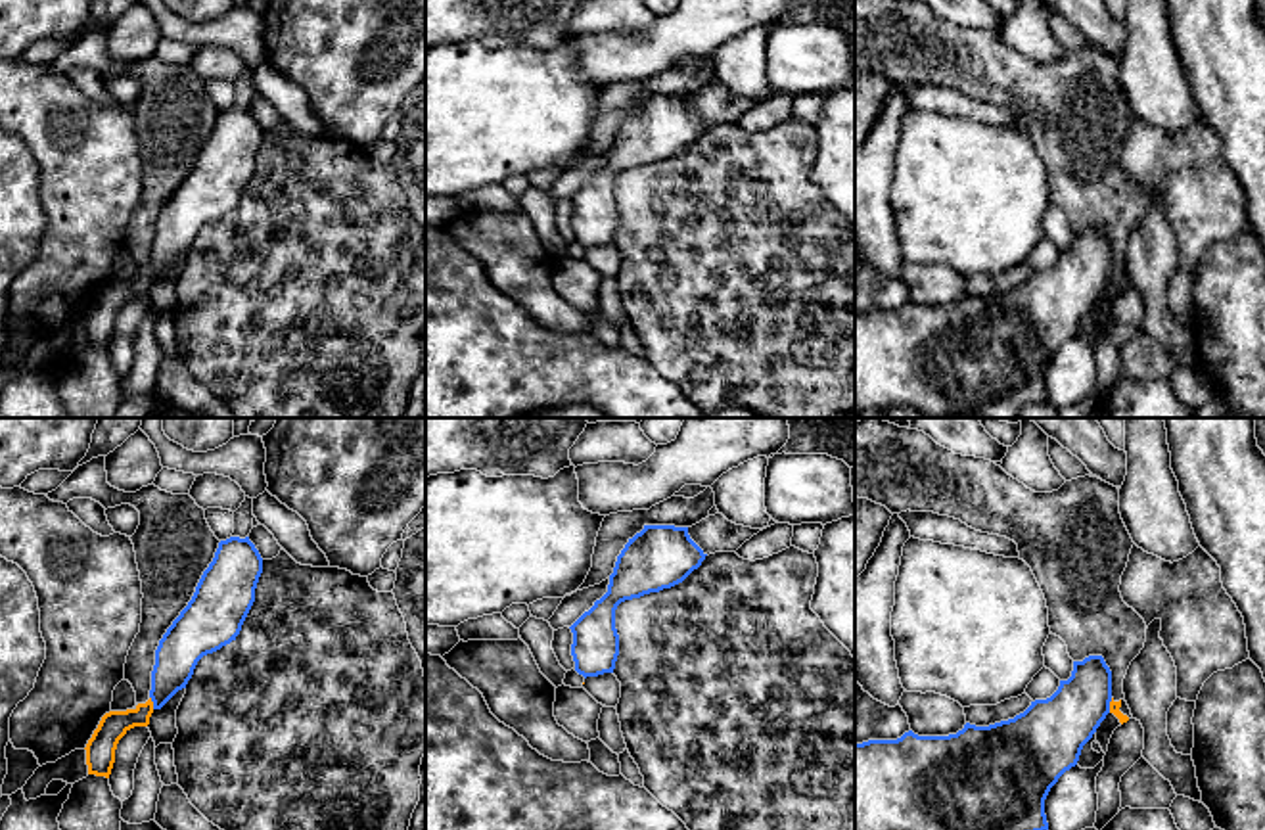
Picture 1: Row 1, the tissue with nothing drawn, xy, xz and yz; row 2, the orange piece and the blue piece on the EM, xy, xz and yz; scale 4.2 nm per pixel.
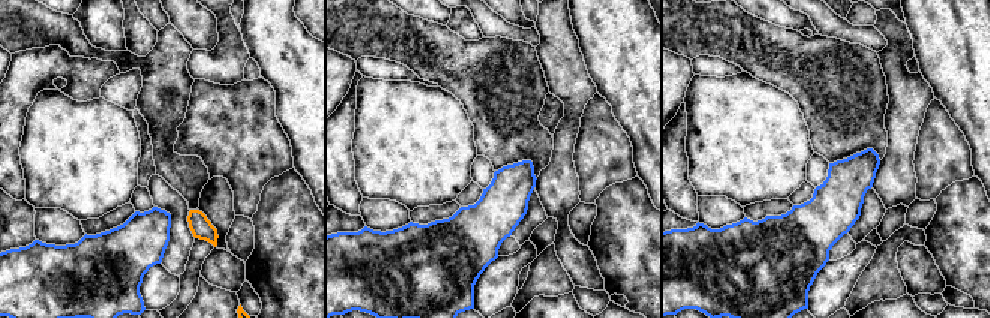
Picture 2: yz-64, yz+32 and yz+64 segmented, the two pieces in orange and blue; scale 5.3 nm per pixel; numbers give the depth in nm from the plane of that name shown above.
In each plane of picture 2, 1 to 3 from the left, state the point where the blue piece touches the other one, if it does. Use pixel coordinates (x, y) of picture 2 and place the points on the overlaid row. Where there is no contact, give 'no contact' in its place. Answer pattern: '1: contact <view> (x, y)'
1: no contact
2: no contact
3: no contact

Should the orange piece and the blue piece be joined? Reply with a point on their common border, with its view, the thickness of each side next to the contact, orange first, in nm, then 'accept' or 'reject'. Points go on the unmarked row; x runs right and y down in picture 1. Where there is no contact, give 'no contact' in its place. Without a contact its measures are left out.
meets orange in yz at (1110, 276); 50 nm thick on the orange side, 260 nm on the other; reject

